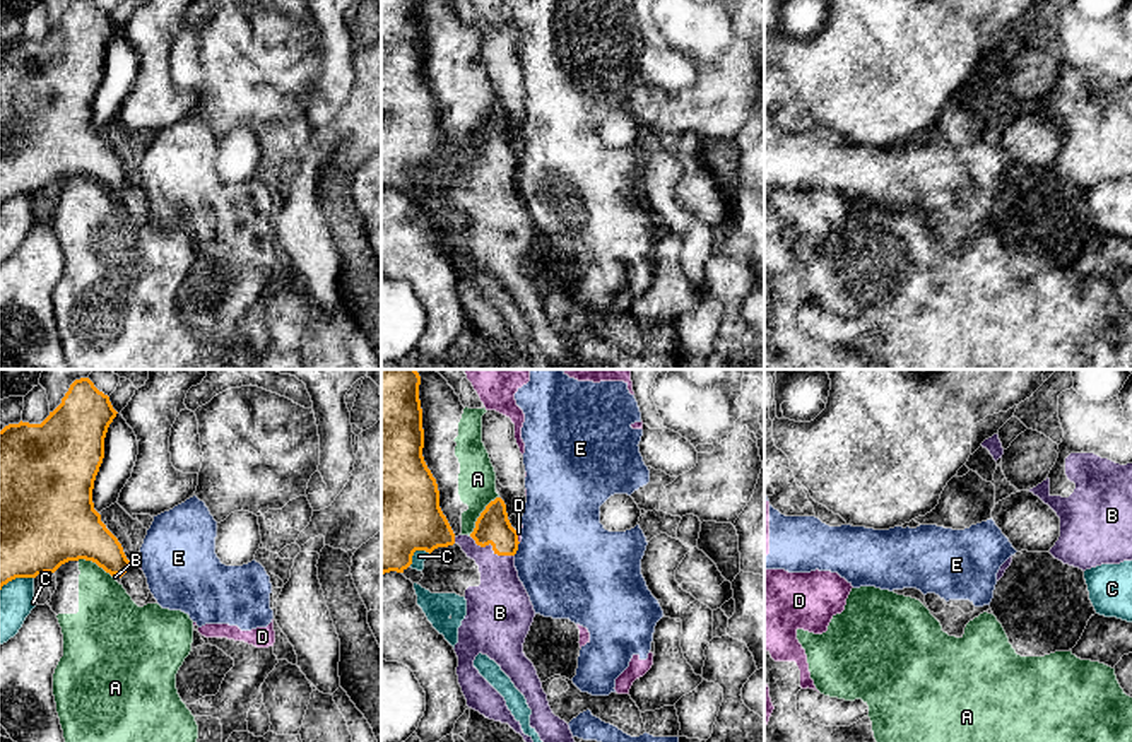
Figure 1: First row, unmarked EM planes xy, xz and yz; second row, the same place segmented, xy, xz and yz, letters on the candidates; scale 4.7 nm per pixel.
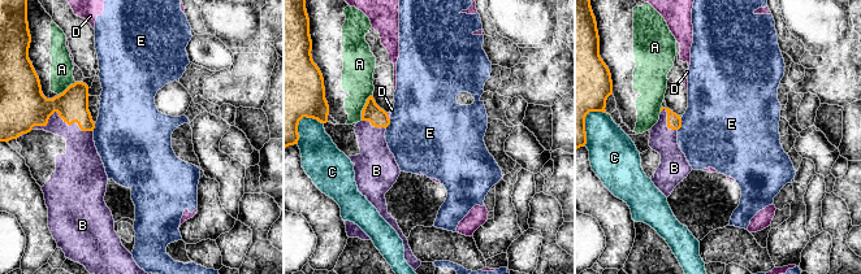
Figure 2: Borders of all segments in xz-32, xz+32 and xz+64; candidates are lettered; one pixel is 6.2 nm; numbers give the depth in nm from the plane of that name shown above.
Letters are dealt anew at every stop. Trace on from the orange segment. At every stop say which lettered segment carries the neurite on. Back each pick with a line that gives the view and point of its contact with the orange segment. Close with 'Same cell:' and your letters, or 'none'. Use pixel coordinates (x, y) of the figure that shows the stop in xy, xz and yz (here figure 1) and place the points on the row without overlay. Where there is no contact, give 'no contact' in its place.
B: xz (493, 164)
Same cell: B

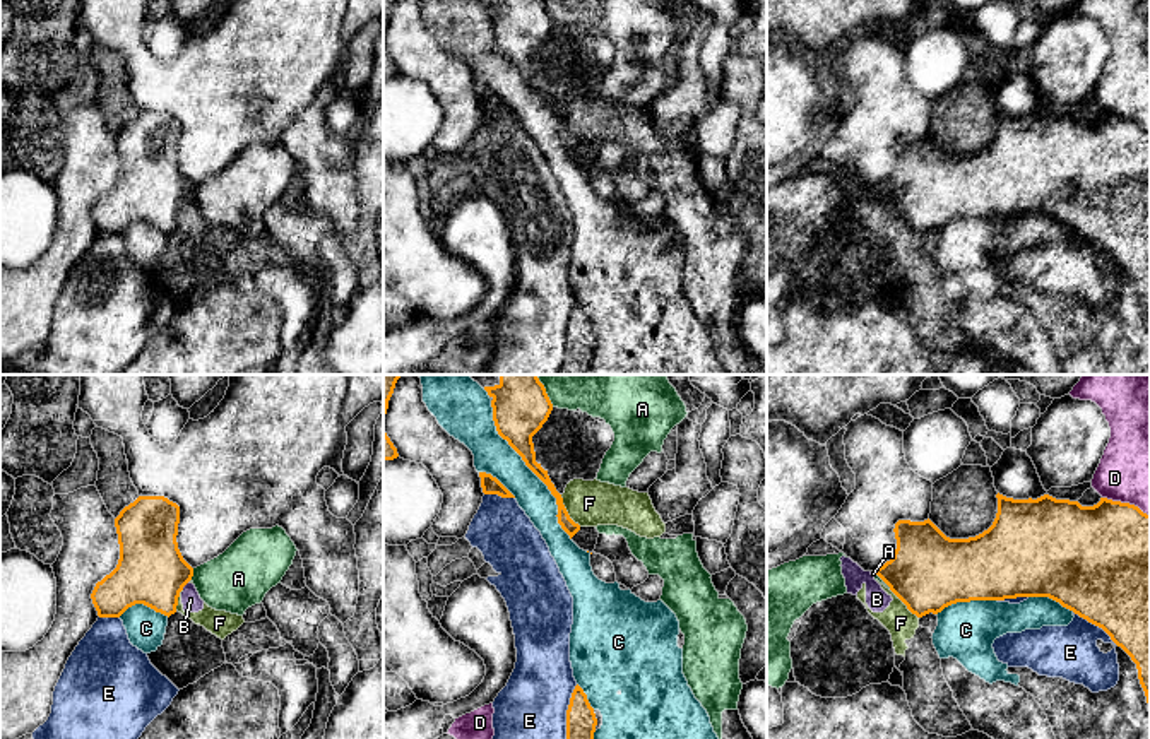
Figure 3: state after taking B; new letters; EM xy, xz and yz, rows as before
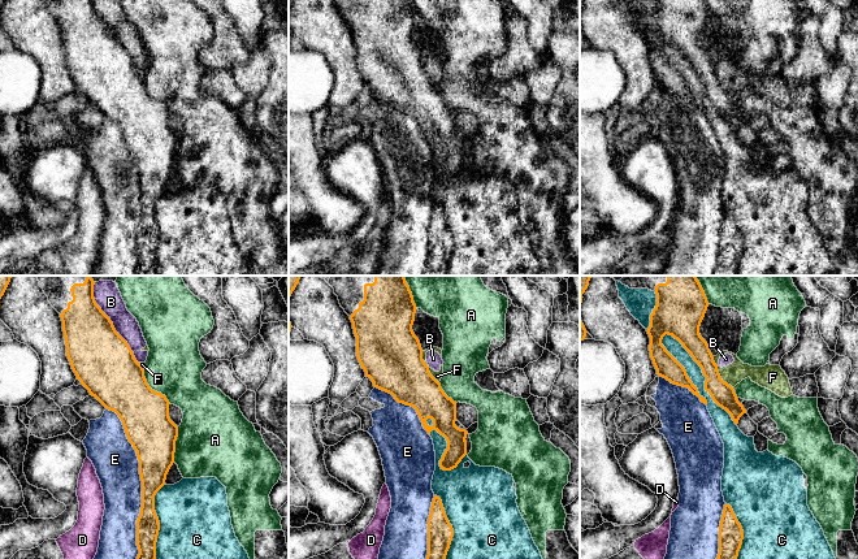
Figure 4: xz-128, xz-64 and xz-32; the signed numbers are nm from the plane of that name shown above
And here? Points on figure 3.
Same cell: none

